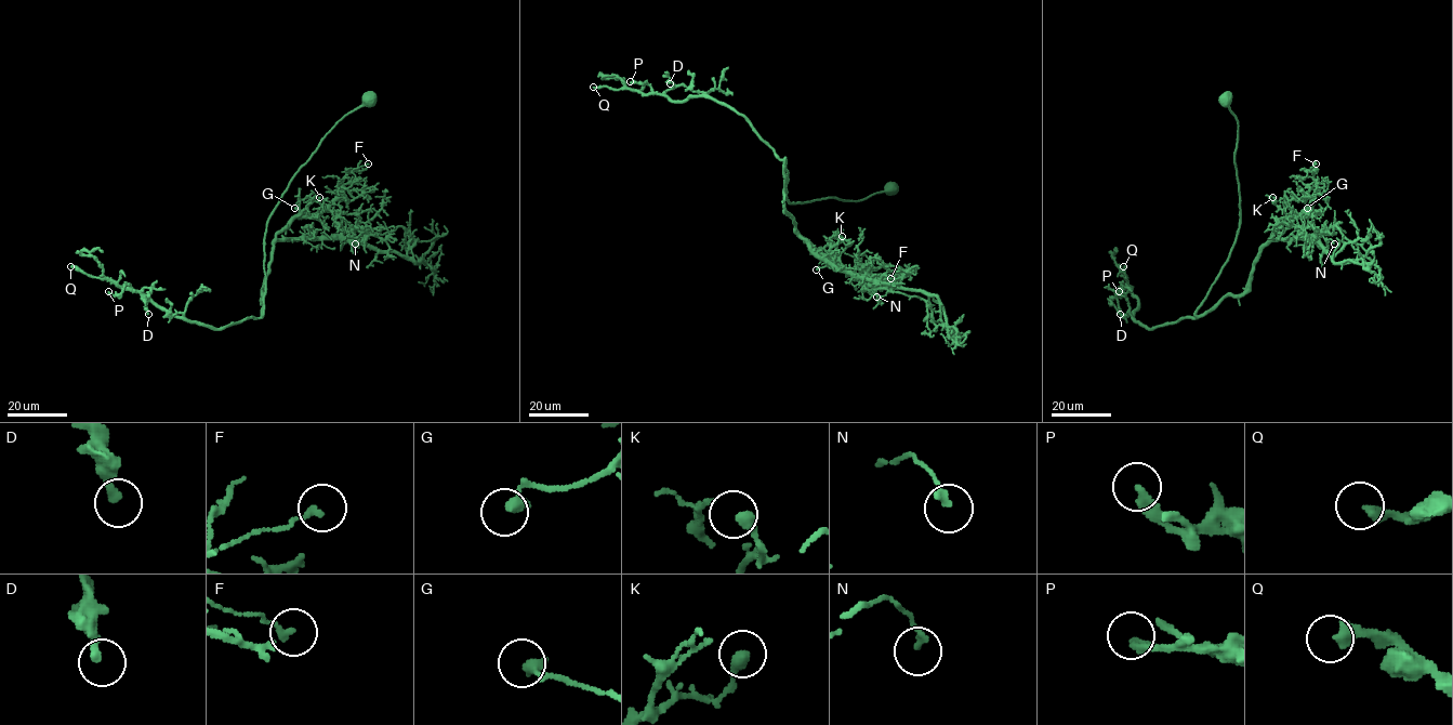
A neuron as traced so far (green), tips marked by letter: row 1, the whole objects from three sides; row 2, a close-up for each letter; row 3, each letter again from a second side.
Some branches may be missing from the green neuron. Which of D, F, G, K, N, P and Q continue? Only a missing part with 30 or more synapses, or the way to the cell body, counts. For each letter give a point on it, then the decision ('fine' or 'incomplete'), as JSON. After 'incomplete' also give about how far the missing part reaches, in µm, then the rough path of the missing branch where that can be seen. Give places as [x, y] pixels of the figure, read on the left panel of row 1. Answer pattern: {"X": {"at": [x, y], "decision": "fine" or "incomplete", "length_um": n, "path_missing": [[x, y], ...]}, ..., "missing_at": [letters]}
{"D": {"at": [148, 314], "decision": "fine"}, "F": {"at": [368, 163], "decision": "fine"}, "G": {"at": [294, 208], "decision": "fine"}, "K": {"at": [319, 197], "decision": "fine"}, "N": {"at": [355, 244], "decision": "fine"}, "P": {"at": [108, 291], "decision": "fine"}, "Q": {"at": [70, 266], "decision": "incomplete", "length_um": 10, "path_missing": [[70, 266], [52, 245]]}, "missing_at": ["Q"]}

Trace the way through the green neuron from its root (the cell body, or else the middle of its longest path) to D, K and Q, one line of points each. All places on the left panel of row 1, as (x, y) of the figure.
D: (370, 100), (325, 136), (267, 221), (261, 317), (212, 328), (170, 315), (144, 288), (150, 291), (148, 314)
K: (370, 100), (346, 114), (325, 136), (294, 174), (267, 221), (262, 316), (262, 287), (274, 239), (319, 197)
Q: (370, 100), (325, 136), (267, 221), (261, 317), (212, 328), (171, 316), (139, 292), (70, 266)

